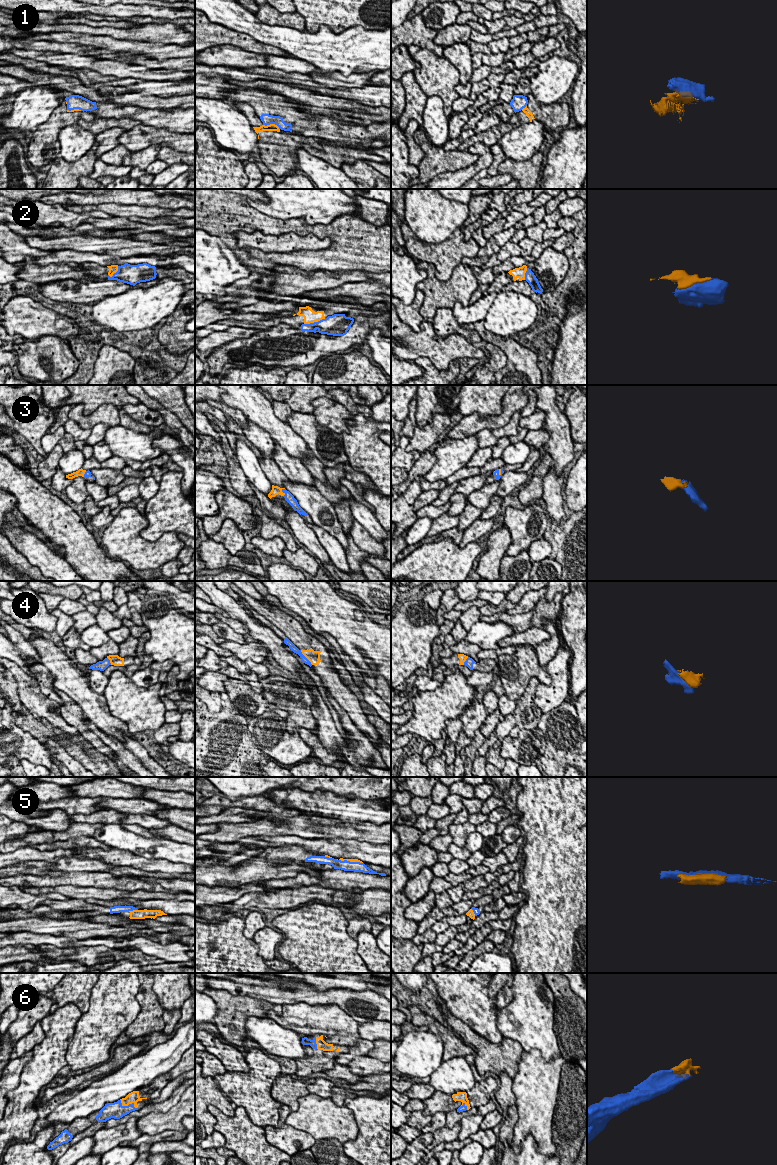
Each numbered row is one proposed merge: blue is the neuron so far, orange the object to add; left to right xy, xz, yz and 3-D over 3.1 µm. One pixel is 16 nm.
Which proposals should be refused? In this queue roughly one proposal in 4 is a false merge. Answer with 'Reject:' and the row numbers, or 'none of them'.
Reject: 1, 2, 4

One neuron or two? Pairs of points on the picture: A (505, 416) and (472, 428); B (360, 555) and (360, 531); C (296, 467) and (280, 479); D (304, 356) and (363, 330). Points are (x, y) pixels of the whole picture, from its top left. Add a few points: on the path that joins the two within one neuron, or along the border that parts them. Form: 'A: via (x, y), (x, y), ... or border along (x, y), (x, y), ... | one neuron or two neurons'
A: via (497, 421), (480, 423) | one neuron
B: border along (350, 534), (353, 541), (368, 554) | two neurons
C: border along (273, 459), (280, 470), (292, 482) | two neurons
D: via (319, 344), (348, 332) | one neuron

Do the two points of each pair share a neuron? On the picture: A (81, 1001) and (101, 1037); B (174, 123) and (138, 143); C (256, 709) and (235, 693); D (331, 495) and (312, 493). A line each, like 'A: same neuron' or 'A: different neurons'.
A: different neurons
B: different neurons
C: same neuron
D: different neurons

